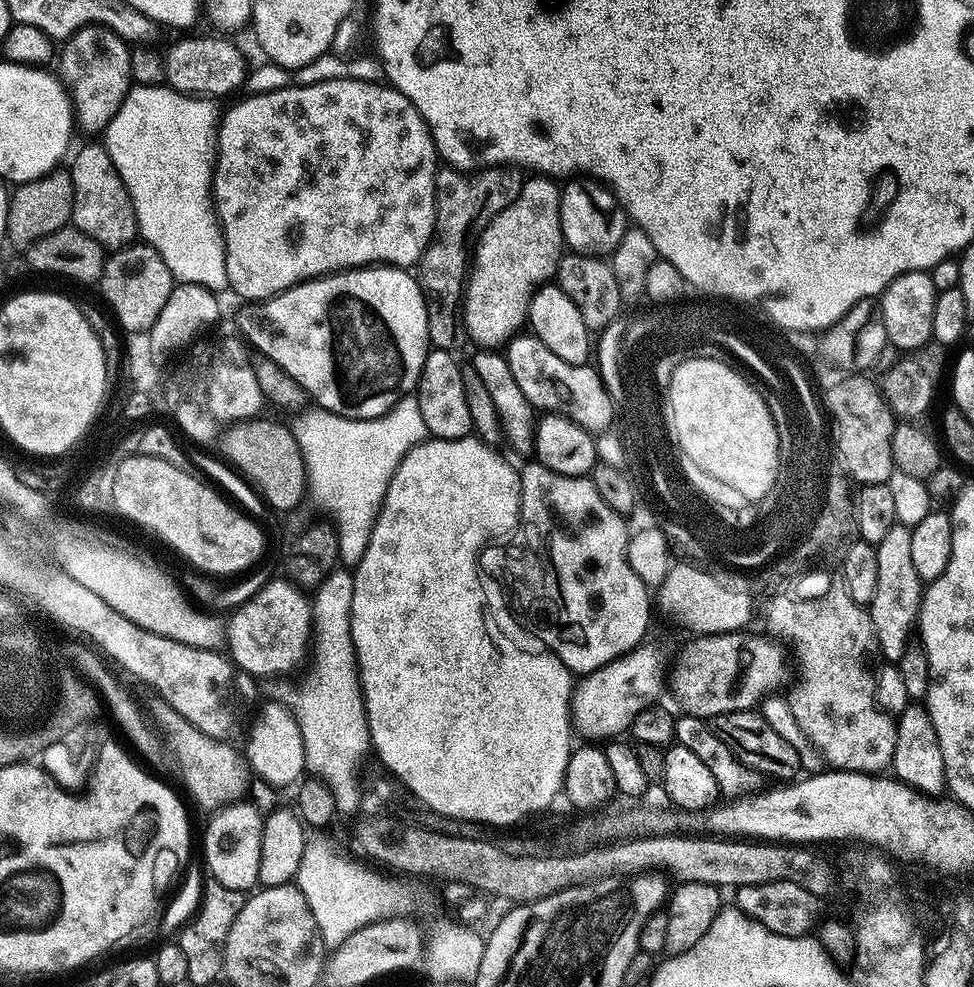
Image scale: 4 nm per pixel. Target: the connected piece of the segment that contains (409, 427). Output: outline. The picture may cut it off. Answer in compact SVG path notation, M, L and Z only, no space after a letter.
M416 394L403 396L386 414L369 420L351 420L333 412L323 410L305 411L294 423L296 441L304 455L304 465L308 470L308 487L311 495L324 500L324 504L333 512L335 526L340 534L339 559L345 565L354 566L366 554L366 546L370 542L372 528L384 505L384 495L390 486L390 478L398 470L402 458L423 440L429 439L430 433L426 426L426 418L422 416L420 397Z

